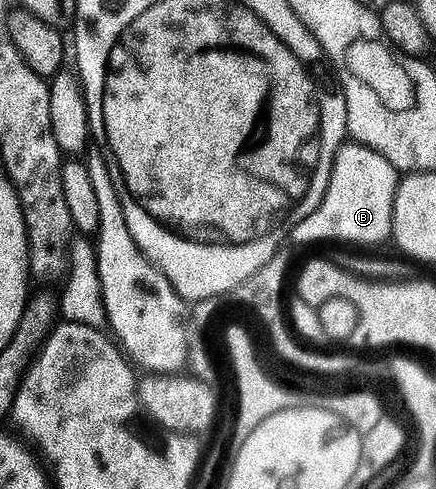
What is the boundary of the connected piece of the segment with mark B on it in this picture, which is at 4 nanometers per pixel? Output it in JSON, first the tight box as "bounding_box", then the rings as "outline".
{"bounding_box":[289,141,400,243],"outline":[[[344,141],[337,149],[329,183],[317,209],[299,220],[289,235],[299,243],[315,243],[318,239],[340,239],[343,243],[383,243],[392,238],[391,218],[394,195],[400,176],[395,166],[381,153],[363,143]]]}

